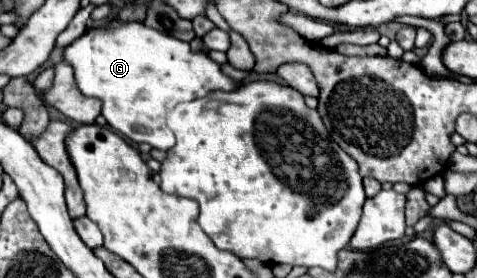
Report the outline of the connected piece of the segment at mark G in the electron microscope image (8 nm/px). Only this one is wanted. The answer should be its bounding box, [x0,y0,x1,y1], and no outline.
[65,21,237,149]

